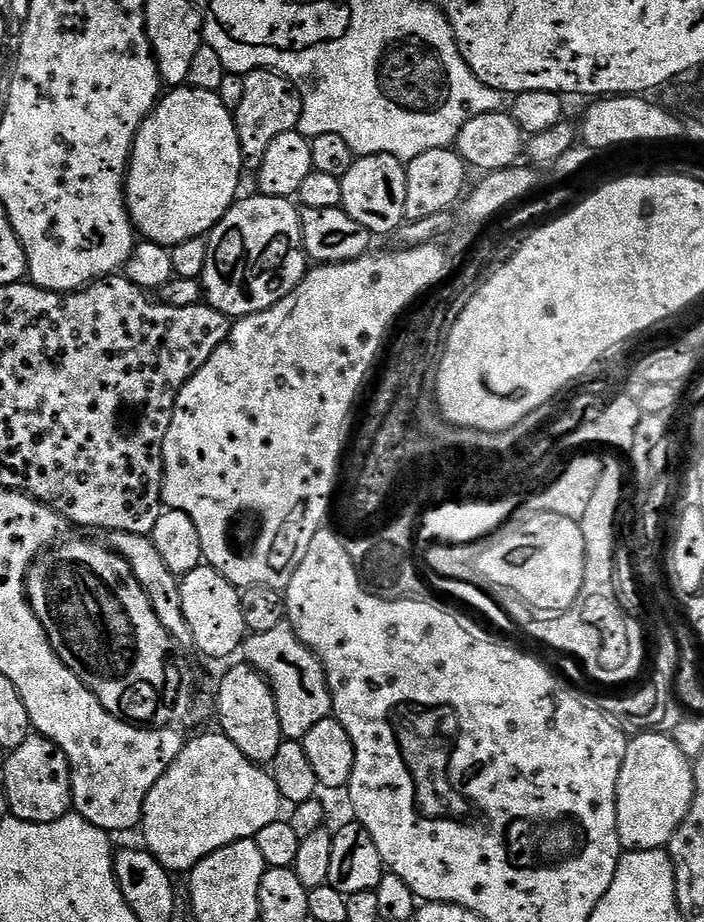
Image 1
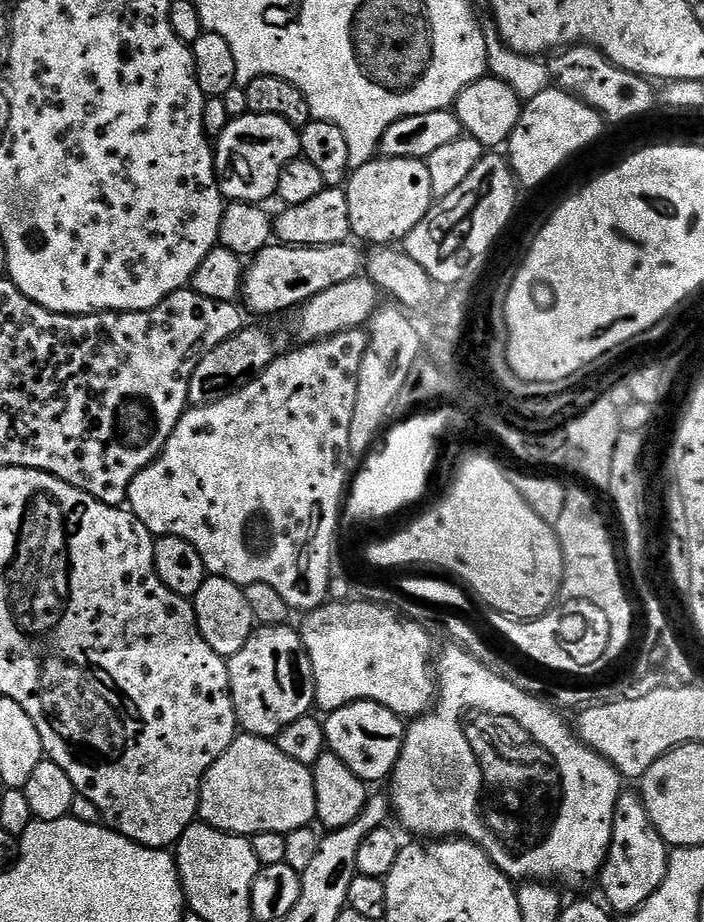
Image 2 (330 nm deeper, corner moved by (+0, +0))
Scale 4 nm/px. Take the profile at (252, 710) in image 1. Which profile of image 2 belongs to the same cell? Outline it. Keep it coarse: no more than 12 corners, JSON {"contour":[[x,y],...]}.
{"contour":[[288,624],[227,657],[236,722],[275,738],[313,711],[312,667]]}

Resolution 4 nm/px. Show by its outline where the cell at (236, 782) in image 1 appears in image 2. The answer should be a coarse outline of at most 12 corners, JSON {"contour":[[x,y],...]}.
{"contour":[[237,735],[206,770],[199,819],[235,836],[316,820],[311,768]]}

